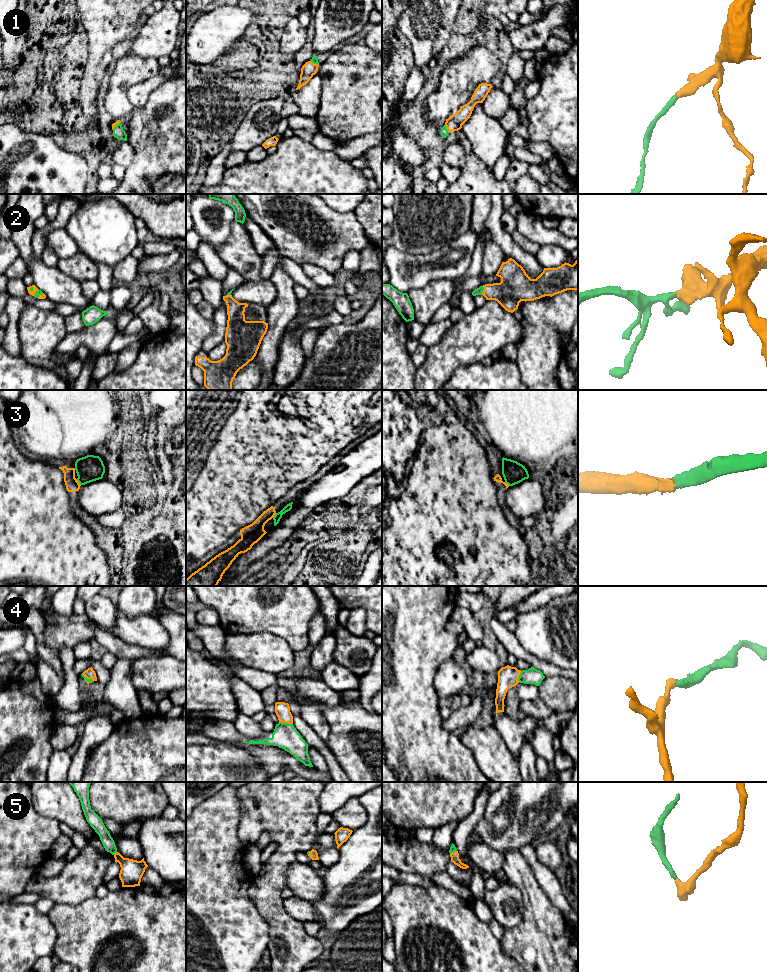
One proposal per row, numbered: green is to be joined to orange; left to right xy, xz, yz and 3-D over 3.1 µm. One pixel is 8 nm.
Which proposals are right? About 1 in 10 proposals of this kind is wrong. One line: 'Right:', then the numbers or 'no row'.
Right: 1, 2, 3, 4, 5

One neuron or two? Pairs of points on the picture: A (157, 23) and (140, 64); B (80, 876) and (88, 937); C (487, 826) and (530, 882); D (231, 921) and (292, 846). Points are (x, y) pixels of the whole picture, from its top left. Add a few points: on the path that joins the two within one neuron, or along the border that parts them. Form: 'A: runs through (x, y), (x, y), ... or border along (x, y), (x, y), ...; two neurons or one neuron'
A: border along (131, 51), (139, 56), (157, 59); two neurons
B: border along (94, 895), (76, 904), (60, 904); two neurons
C: border along (519, 850), (505, 850), (502, 853); two neurons
D: border along (253, 877), (248, 895), (263, 918); two neurons

